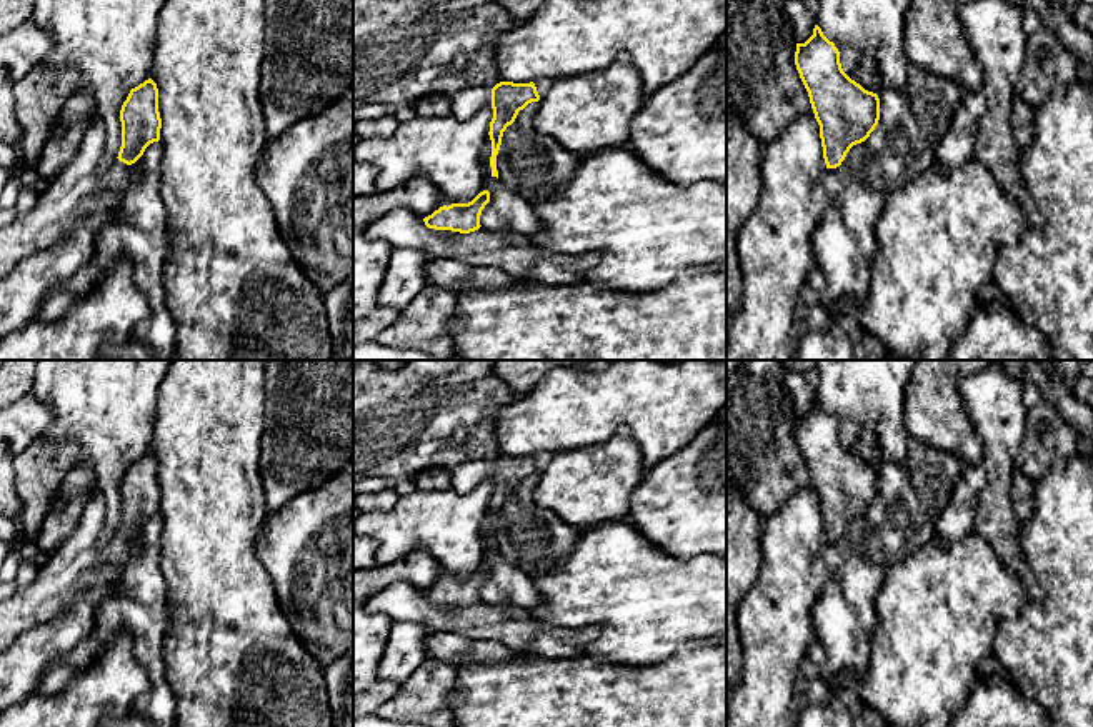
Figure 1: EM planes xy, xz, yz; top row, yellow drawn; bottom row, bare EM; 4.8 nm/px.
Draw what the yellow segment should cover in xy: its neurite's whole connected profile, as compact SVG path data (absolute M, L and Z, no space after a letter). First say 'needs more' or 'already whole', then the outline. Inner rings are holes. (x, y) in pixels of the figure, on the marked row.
needs more; M152 78L130 90L120 110L120 122L122 147L118 157L102 175L97 168L103 158L103 125L98 118L92 118L75 158L52 180L47 190L38 195L35 207L0 228L0 280L22 258L67 237L93 213L118 207L130 185L130 165L143 155L150 143L160 140L162 118L158 112L158 88Z

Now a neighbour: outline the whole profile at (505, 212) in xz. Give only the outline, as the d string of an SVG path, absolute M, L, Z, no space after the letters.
M490 135L482 147L480 163L483 168L482 190L490 192L490 202L480 215L480 225L492 232L517 232L525 237L533 237L542 230L535 208L530 202L520 198L502 180L492 175L490 167L492 140Z

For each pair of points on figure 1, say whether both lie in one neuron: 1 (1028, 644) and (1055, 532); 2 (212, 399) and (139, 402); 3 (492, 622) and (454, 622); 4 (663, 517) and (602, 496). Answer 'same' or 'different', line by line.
1: same
2: different
3: same
4: different

